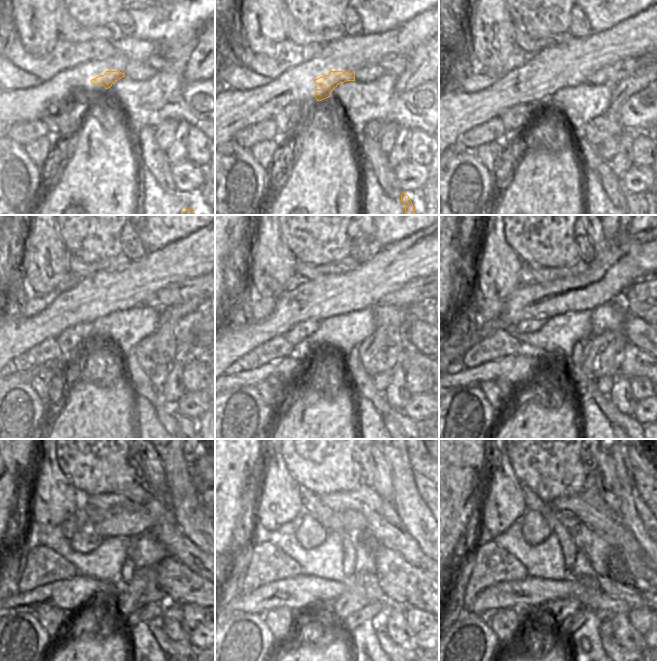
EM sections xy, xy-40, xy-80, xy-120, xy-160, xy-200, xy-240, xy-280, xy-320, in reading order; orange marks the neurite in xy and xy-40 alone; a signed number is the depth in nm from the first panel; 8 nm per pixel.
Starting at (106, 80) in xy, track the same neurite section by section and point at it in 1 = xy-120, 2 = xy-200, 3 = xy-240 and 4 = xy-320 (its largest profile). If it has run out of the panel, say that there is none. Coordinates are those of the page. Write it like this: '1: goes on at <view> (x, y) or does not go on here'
1: goes on at xy-120 (109, 304)
2: goes on at xy-200 (558, 304)
3: goes on at xy-240 (110, 527)
4: goes on at xy-320 (559, 525)

